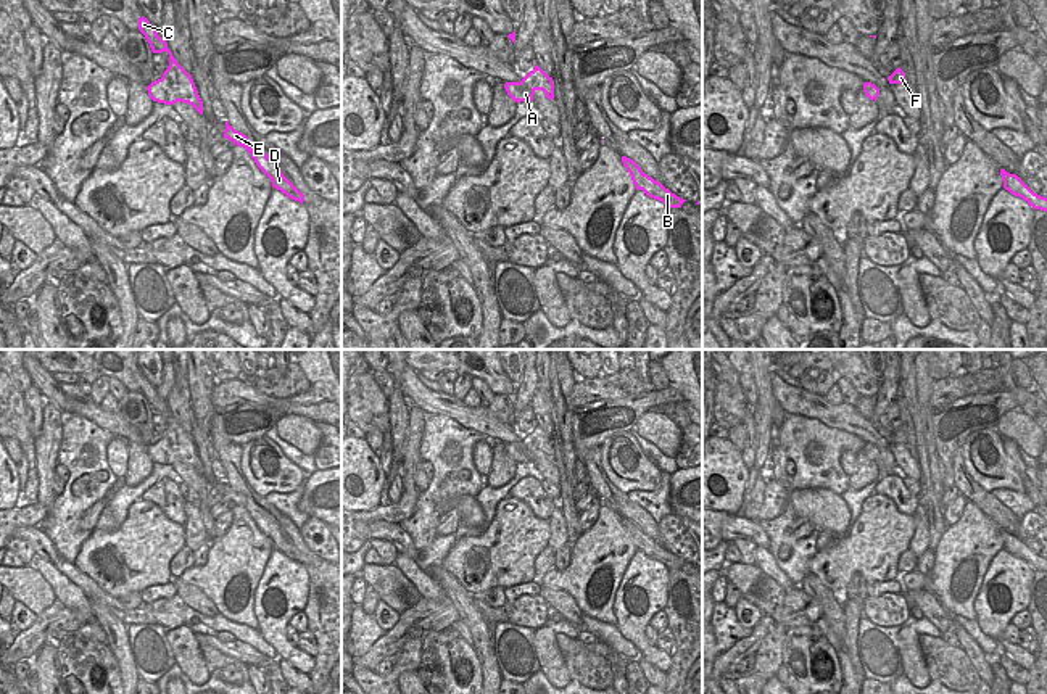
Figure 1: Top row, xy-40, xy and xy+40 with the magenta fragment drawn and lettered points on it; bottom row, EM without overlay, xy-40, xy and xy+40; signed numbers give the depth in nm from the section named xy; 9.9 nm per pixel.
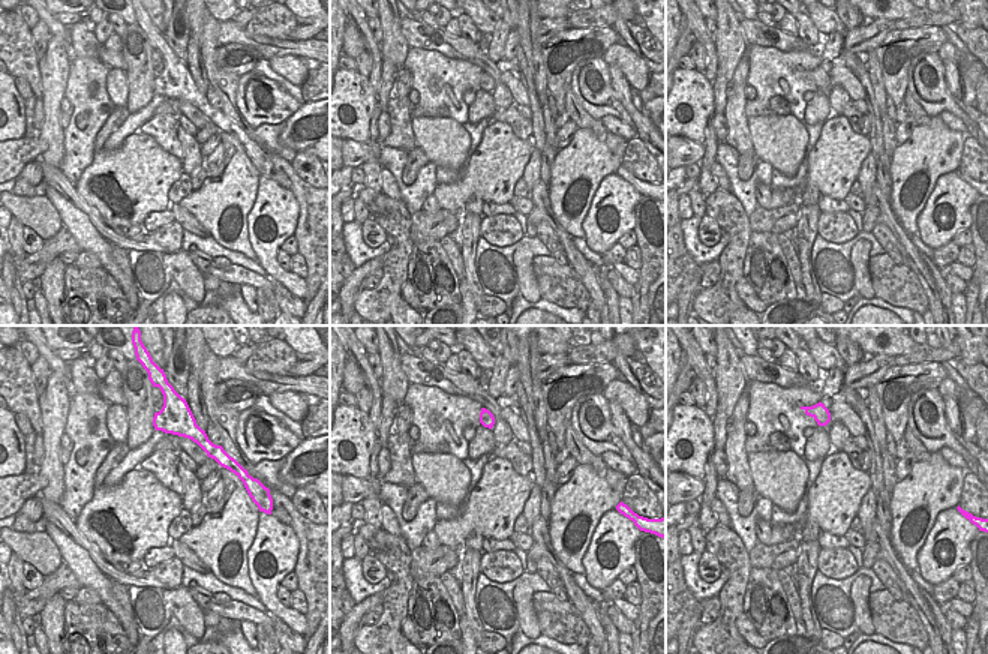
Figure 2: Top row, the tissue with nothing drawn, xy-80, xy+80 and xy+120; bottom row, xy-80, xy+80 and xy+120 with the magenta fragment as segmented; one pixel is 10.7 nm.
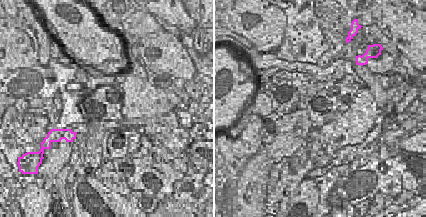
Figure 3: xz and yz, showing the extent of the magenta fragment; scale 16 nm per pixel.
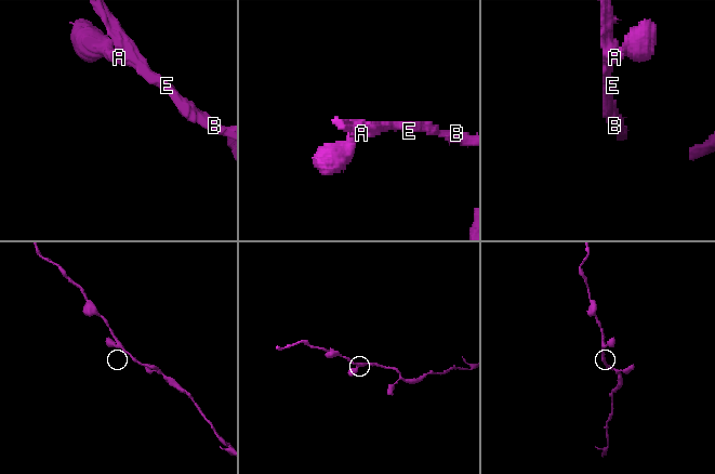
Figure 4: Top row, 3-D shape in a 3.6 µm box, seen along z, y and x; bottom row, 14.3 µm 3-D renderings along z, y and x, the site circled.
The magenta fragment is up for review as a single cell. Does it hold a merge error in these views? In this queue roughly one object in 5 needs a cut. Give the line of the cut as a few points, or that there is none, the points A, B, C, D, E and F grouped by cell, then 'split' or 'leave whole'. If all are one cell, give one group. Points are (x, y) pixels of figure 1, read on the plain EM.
no cut; A B C D E F; leave whole

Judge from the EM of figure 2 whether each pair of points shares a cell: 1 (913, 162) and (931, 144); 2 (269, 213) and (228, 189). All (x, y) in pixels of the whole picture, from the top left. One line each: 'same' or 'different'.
1: same
2: different

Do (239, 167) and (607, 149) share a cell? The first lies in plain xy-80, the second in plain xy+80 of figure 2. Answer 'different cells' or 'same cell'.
same cell

